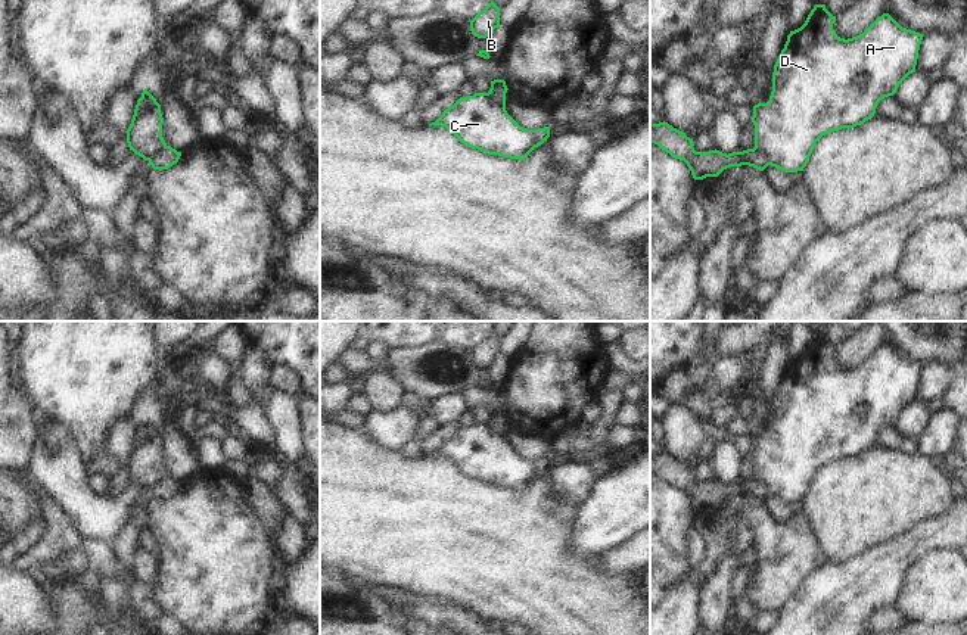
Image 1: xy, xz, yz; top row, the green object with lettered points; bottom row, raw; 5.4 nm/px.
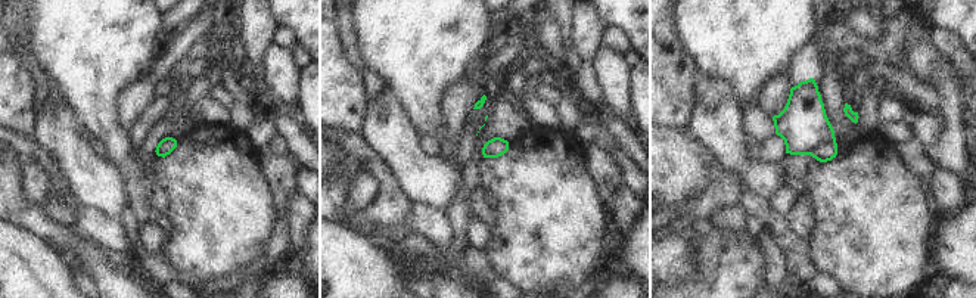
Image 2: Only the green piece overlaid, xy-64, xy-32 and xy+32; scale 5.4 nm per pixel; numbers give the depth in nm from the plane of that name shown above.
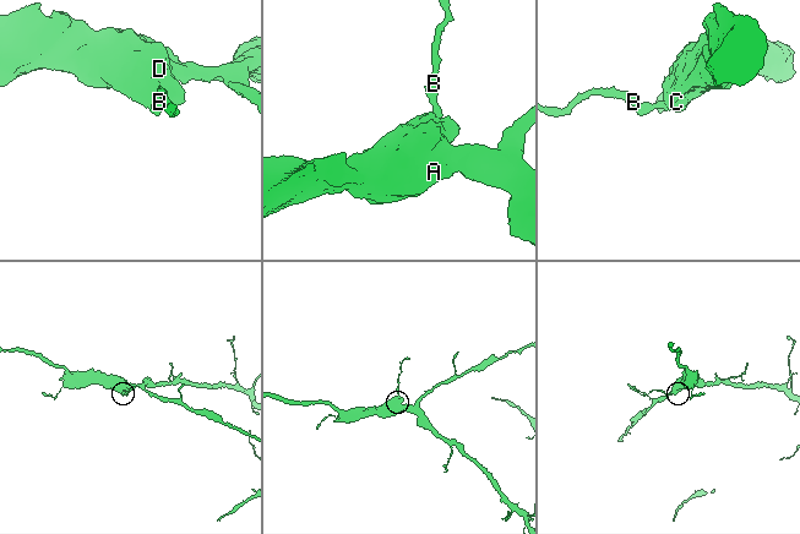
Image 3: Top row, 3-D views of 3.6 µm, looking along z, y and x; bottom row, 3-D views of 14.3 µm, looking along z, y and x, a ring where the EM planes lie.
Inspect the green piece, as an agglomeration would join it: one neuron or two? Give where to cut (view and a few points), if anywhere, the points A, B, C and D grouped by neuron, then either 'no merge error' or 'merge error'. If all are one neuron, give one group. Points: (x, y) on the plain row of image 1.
cut xz (487, 423), (493, 432), (504, 435); groups A C D / B; merge error

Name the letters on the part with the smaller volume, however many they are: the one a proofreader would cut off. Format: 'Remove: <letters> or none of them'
Remove: B

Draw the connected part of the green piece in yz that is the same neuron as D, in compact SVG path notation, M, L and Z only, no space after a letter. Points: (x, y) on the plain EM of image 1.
M825 334L814 336L805 354L787 365L774 395L769 430L753 436L755 479L768 486L771 497L784 502L803 501L815 473L823 466L871 449L879 432L893 426L899 414L915 402L923 364L902 358L889 343L883 343L862 364L845 370L833 359L834 352L836 346L825 339Z

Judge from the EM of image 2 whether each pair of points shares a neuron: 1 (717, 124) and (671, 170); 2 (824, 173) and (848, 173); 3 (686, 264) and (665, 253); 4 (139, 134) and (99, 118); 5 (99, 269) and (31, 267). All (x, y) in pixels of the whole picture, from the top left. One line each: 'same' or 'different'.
1: different
2: same
3: same
4: different
5: different

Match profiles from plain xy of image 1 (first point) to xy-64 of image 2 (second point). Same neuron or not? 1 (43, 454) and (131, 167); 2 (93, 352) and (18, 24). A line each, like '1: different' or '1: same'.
1: different
2: different

